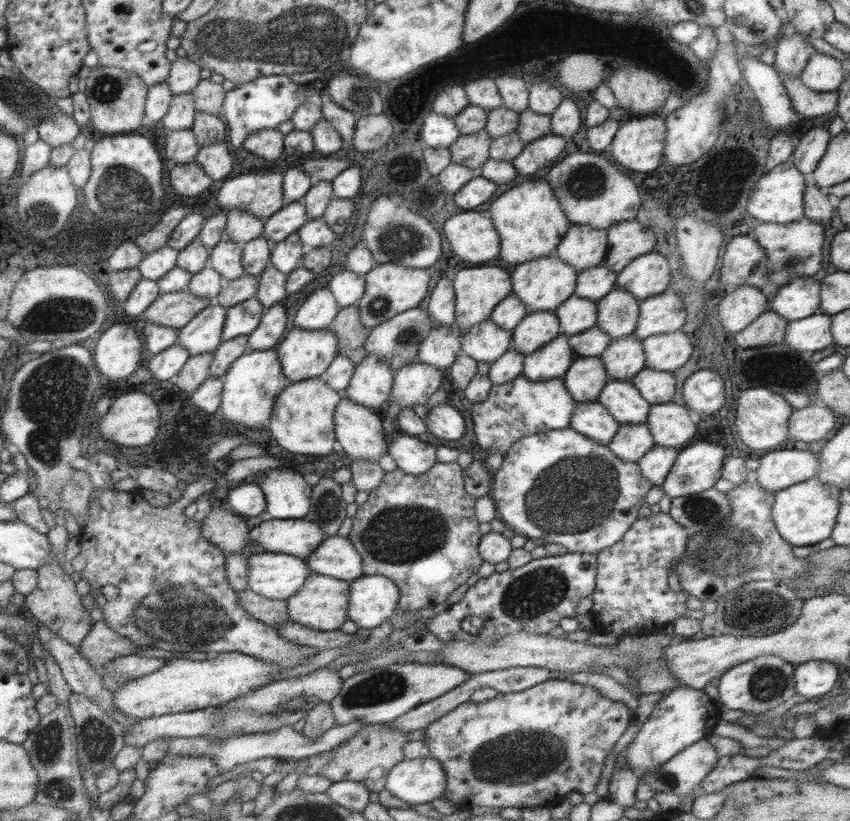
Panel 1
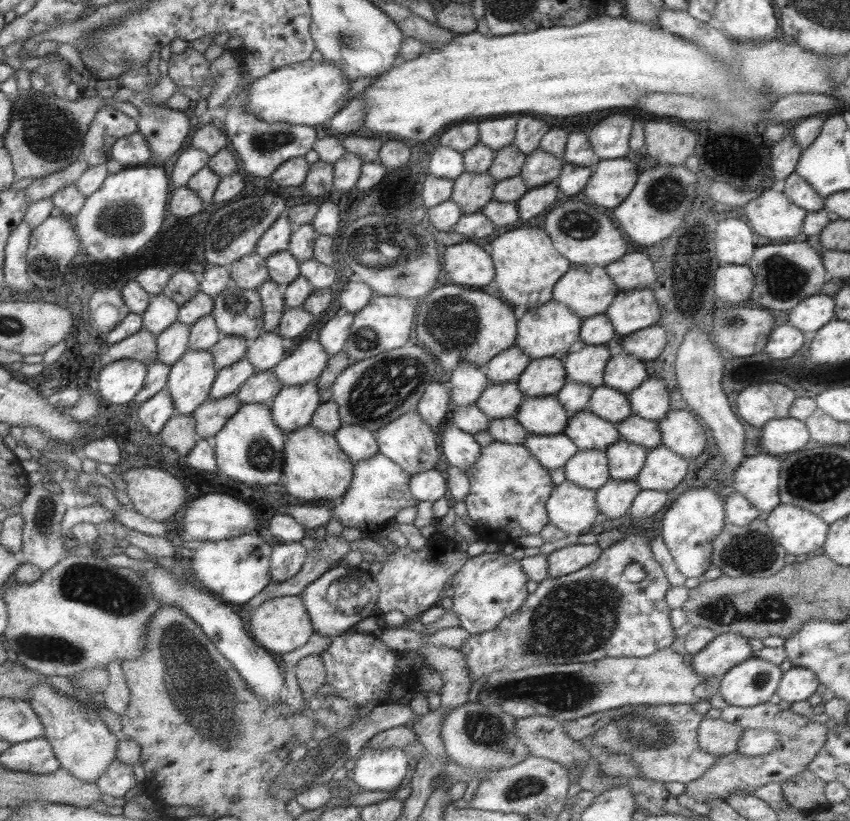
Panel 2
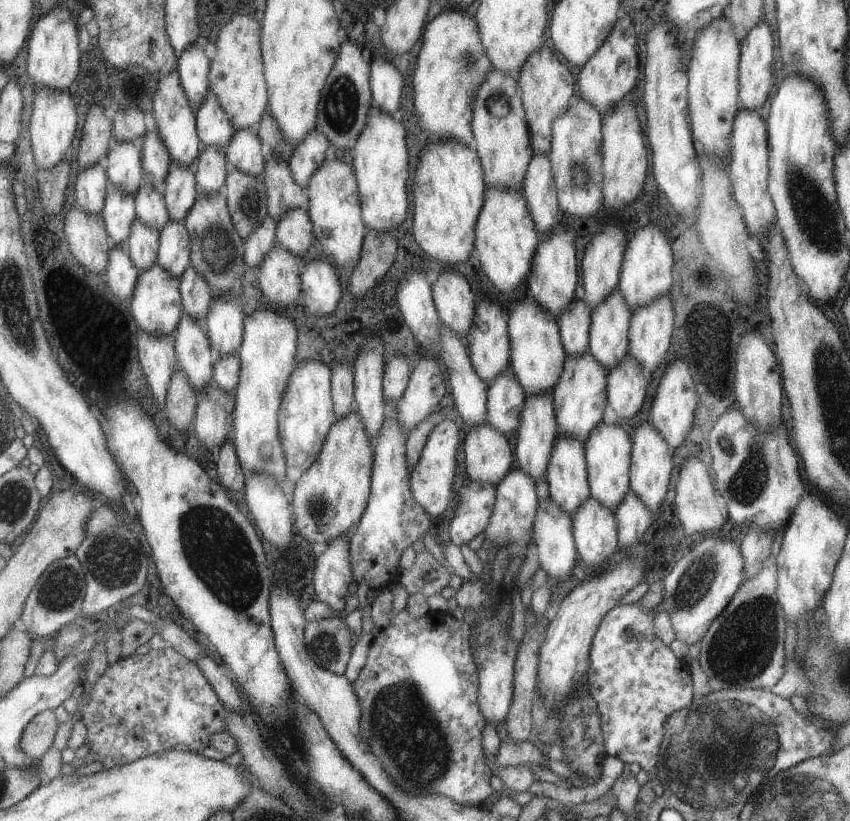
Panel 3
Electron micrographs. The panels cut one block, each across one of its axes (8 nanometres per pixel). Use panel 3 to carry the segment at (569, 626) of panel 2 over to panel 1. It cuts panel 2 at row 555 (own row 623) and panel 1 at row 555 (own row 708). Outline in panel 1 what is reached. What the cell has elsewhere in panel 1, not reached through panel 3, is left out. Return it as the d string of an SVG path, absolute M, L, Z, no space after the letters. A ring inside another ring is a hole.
M651 514L646 518L637 518L625 531L625 534L611 546L596 553L597 568L596 579L591 598L593 606L591 613L595 626L593 633L613 633L617 638L624 636L641 636L661 631L674 618L686 610L686 592L670 591L667 587L670 566L676 563L677 556L685 550L685 539L691 532L683 528L677 521L673 521L668 514Z

